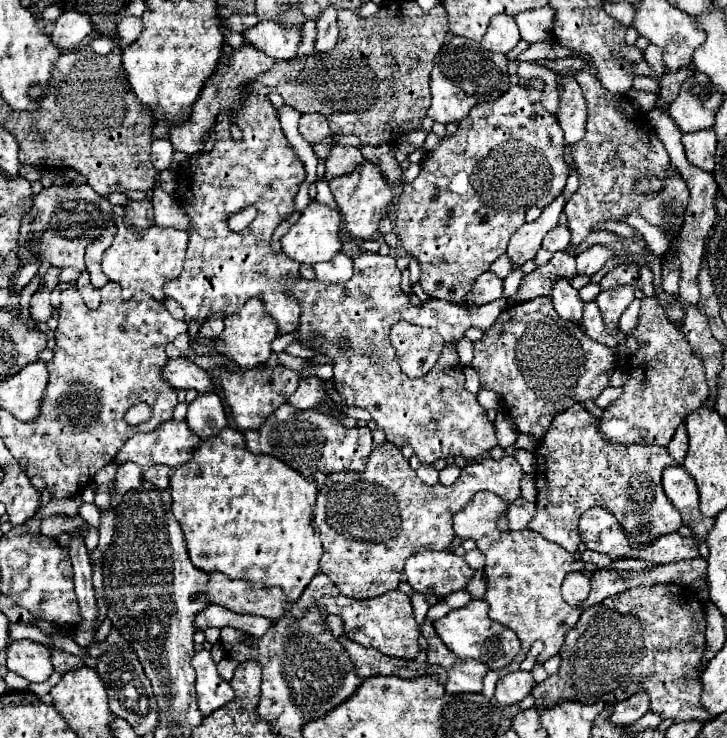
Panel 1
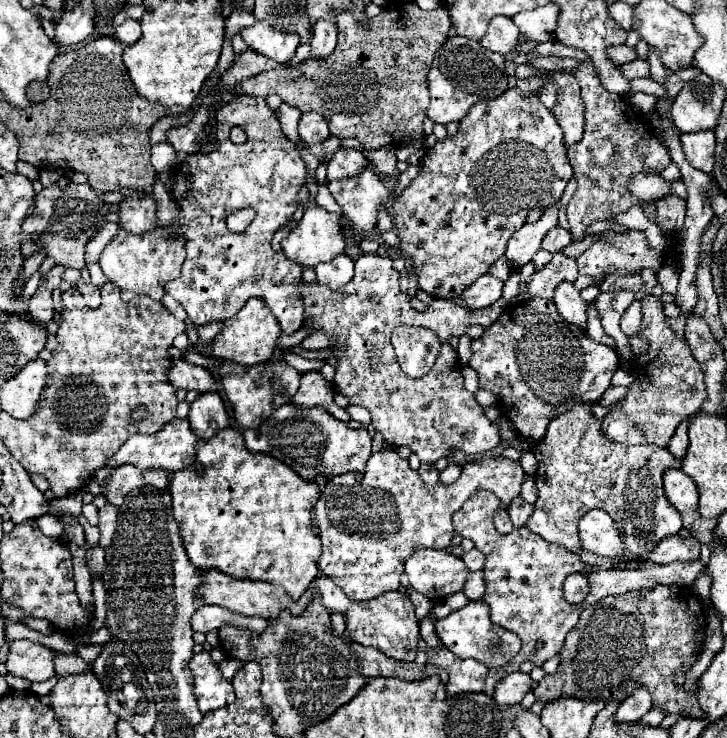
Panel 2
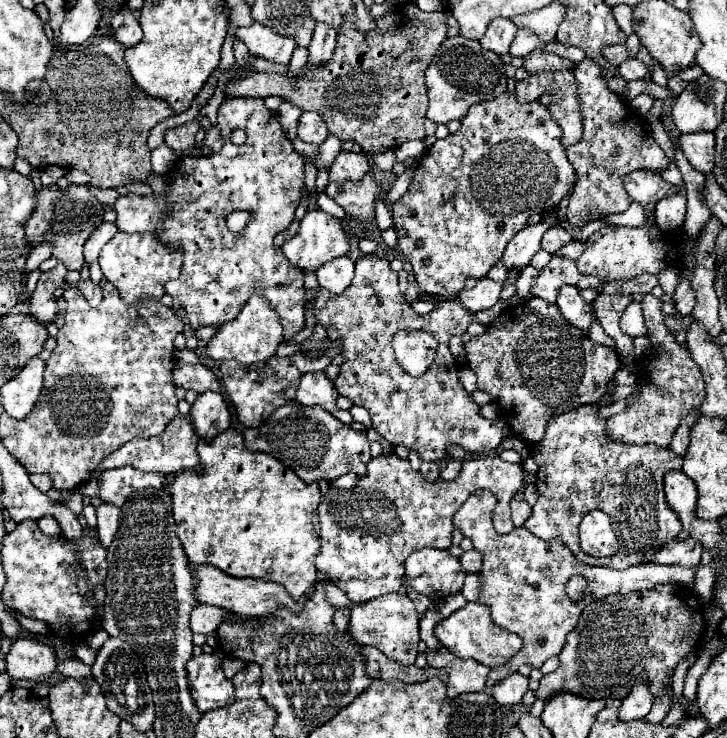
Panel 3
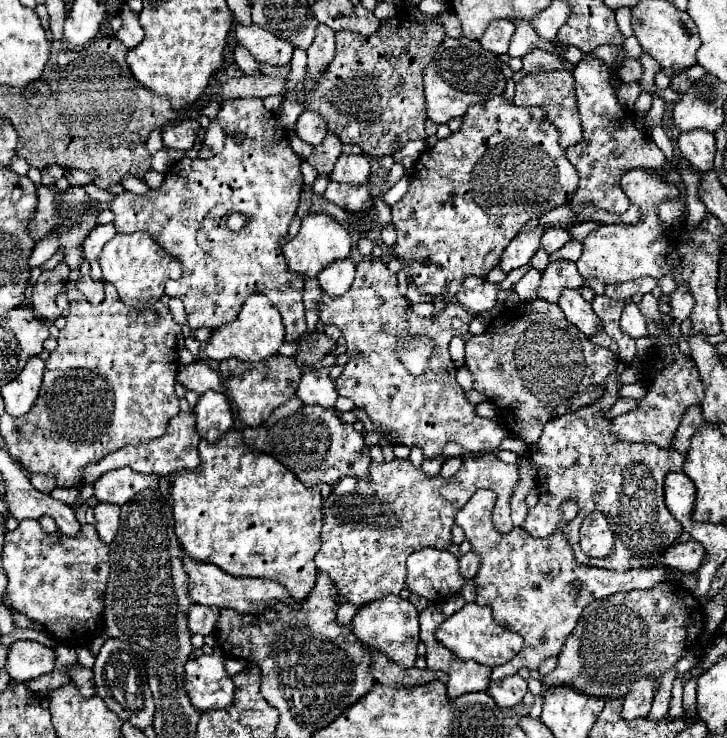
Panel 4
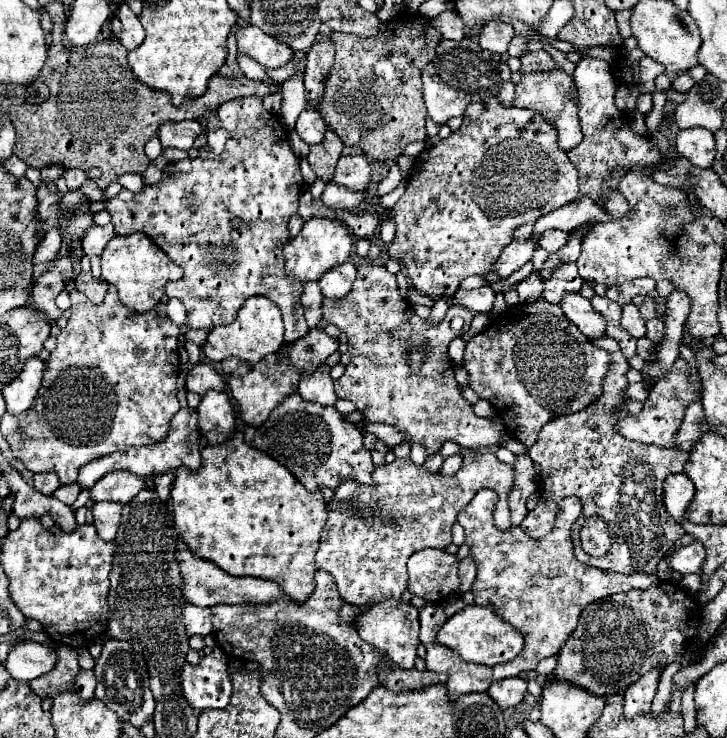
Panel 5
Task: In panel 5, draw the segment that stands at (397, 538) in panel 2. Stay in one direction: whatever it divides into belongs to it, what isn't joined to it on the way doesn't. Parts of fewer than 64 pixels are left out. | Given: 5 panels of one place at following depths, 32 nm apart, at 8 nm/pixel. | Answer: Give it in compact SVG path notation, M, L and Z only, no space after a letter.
M464 452L464 466L456 472L456 476L428 474L424 468L414 466L410 458L398 458L392 464L374 466L372 480L374 480L372 486L358 484L356 480L344 480L334 490L332 500L326 502L328 518L326 518L326 526L322 528L320 548L316 552L316 566L334 576L342 600L348 604L366 606L386 598L400 598L408 582L406 560L414 552L428 546L444 550L452 542L450 528L456 522L456 514L482 488L490 488L498 494L497 507L493 514L495 526L500 530L512 528L508 494L514 486L514 466L502 464L492 452L486 452L486 454Z

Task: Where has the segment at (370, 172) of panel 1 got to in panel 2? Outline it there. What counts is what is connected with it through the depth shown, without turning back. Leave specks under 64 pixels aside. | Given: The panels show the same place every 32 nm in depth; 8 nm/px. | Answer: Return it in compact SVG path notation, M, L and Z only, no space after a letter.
M366 166L360 174L332 180L328 188L334 200L342 208L342 216L354 234L366 238L376 232L378 210L388 204L392 192L384 186L372 166Z

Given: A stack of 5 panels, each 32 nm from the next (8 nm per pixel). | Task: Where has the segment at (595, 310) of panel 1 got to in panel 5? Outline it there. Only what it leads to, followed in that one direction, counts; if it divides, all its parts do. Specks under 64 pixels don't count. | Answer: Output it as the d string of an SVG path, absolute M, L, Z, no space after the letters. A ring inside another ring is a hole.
M600 336L594 338L592 344L596 344L598 348L604 348L612 354L612 372L608 372L608 376L604 378L604 394L600 396L600 400L596 400L594 404L590 404L588 408L576 412L576 414L566 414L560 416L556 420L550 420L548 424L544 424L536 444L528 450L530 458L534 464L540 466L540 500L536 504L536 508L532 512L528 512L528 516L522 522L522 530L530 536L530 538L544 538L550 528L554 528L556 524L556 516L558 516L558 504L560 500L564 500L566 496L576 496L582 502L582 514L578 516L578 520L572 526L572 544L574 544L574 552L576 558L588 566L596 566L600 570L612 570L612 572L654 572L656 564L668 554L668 550L674 546L674 542L684 534L682 524L678 524L676 520L672 520L672 516L668 516L666 508L664 508L664 500L662 500L662 482L666 480L668 474L672 472L682 472L684 462L688 460L688 452L680 452L677 448L666 449L656 445L638 444L638 442L628 442L622 436L618 436L612 428L616 424L616 420L620 416L614 416L612 410L626 398L622 392L626 388L626 378L624 374L628 372L628 360L624 360L616 340L608 338L608 336ZM586 516L604 516L604 520L608 520L608 530L612 532L612 550L602 556L602 558L592 558L588 554L582 552L580 548L580 540L578 540L578 532L586 520Z

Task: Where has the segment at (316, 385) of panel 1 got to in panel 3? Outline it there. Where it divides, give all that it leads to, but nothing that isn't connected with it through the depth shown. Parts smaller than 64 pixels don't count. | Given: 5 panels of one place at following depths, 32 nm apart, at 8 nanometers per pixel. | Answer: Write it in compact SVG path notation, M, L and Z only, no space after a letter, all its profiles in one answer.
M324 372L302 374L302 380L300 380L300 386L298 386L298 392L296 392L294 400L298 404L302 404L302 406L316 406L316 404L320 404L330 414L334 414L338 420L350 424L352 416L350 416L348 410L340 410L336 406L338 392L336 392L336 388L332 390L332 386L334 384L324 376Z

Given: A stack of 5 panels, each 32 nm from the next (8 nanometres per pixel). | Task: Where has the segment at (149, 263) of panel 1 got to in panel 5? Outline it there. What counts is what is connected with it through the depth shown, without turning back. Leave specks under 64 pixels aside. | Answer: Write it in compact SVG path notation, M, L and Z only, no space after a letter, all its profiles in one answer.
M140 232L130 236L114 236L114 240L108 242L102 252L102 278L114 284L120 300L136 312L148 312L154 308L164 296L164 284L168 280L180 280L180 276L182 268L174 264L168 254L164 254L164 250L152 242L152 238Z

